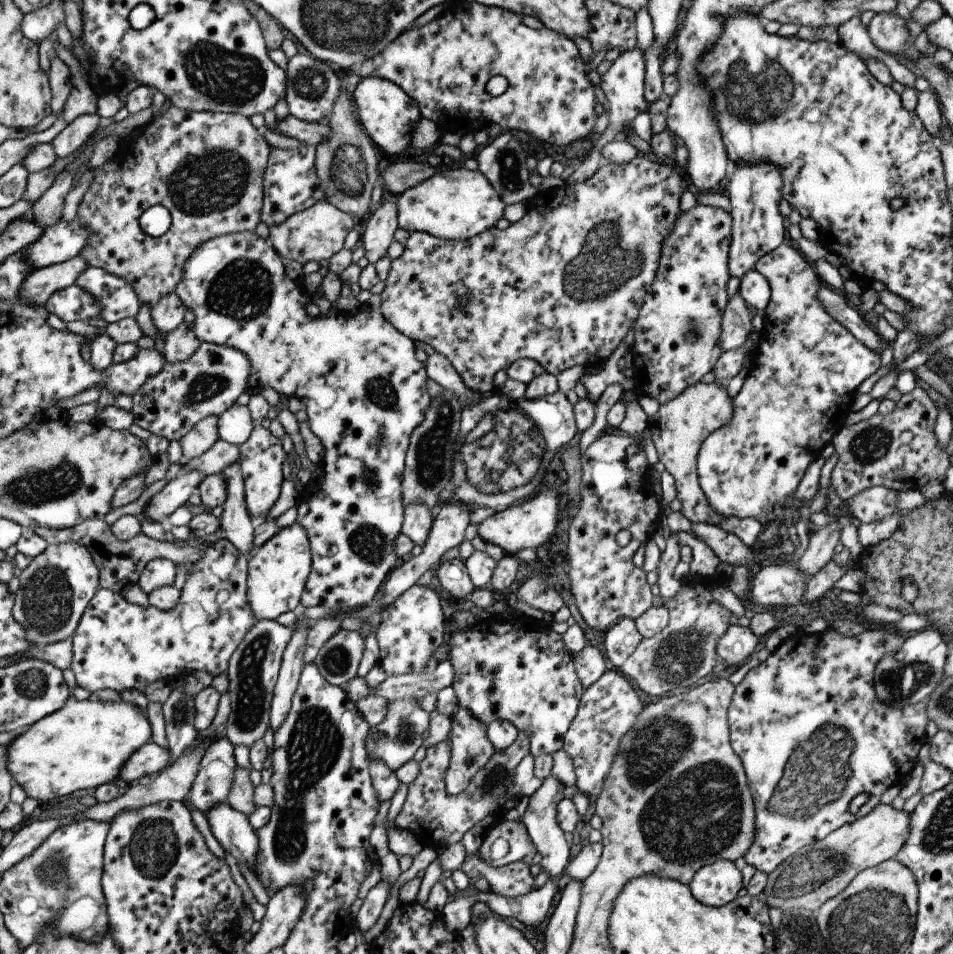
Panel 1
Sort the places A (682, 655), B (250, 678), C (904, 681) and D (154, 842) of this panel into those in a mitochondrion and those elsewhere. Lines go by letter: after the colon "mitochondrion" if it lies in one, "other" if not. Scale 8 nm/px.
A: mitochondrion
B: mitochondrion
C: mitochondrion
D: mitochondrion

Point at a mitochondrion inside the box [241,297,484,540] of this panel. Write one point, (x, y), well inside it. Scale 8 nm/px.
(433, 452)

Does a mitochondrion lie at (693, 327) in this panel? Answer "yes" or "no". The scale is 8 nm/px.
yes

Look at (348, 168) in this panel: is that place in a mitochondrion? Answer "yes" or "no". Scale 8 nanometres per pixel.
yes

